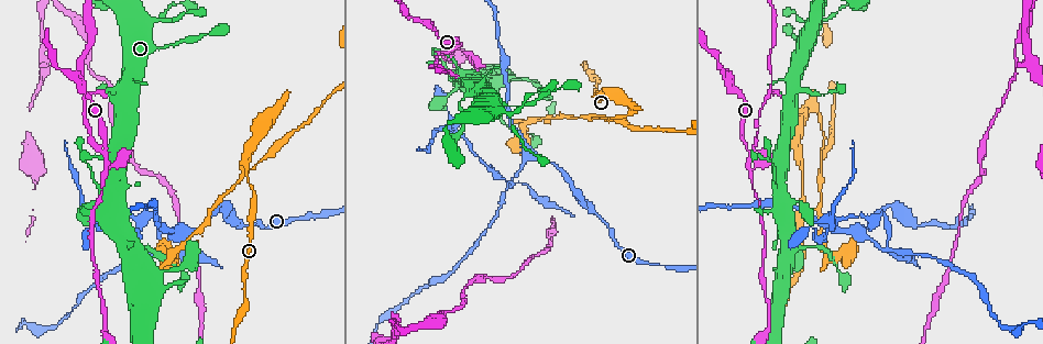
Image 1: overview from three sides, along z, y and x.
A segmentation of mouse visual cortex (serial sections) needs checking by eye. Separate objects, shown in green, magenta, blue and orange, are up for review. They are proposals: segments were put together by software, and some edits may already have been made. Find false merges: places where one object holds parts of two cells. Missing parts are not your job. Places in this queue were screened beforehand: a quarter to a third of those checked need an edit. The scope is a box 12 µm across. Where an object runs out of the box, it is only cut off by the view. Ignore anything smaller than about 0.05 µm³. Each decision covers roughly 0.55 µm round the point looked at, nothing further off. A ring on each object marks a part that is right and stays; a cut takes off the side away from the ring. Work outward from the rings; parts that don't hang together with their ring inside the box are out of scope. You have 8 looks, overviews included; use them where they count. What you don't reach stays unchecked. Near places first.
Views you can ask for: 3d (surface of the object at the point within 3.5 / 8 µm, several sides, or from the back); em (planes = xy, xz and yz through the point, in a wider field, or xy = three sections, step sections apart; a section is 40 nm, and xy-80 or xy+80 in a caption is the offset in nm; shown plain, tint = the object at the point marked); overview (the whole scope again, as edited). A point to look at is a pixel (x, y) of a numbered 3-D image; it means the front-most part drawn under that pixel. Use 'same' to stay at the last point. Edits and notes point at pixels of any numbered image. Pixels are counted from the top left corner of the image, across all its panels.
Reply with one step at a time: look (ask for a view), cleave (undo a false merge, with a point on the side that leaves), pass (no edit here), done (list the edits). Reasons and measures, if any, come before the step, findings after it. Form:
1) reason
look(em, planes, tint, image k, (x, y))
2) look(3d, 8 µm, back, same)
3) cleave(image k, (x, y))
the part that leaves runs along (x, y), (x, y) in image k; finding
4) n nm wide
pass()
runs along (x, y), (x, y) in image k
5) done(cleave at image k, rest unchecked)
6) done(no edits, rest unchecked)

a narrow waist
look(3d, 3.5 µm, image 1, (171, 43))

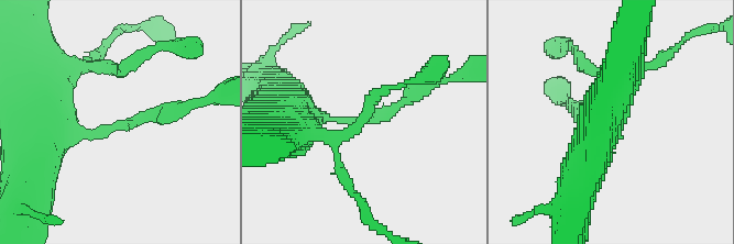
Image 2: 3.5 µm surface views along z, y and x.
arms of 150, 350 nm
look(em, xy, step 1, tint, image 2, (113, 126))

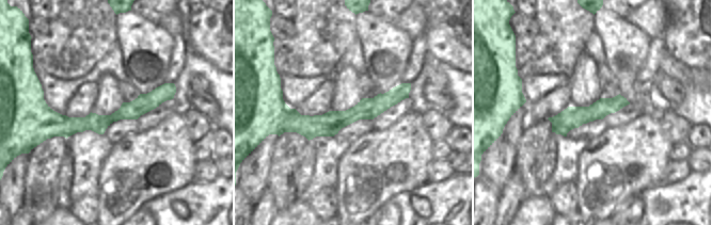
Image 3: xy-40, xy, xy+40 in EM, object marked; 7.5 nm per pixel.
pass()
runs along (44, 134), (98, 134), (176, 110) in image 2; one cell here

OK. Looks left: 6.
abrupt turn
look(3d, 3.5 µm, back, image 1, (278, 110))

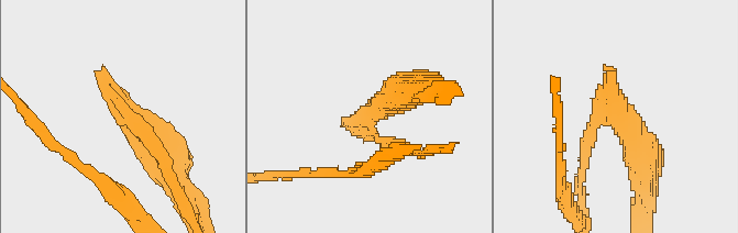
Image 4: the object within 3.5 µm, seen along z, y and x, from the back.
now the EM
look(em, planes, tint, image 4, (372, 132))

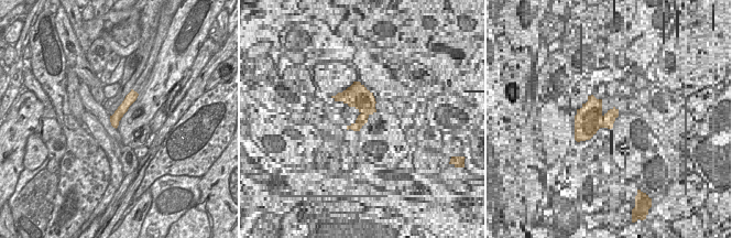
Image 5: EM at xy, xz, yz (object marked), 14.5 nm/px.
160 nm wide
cleave(image 4, (583, 146))
the part that leaves runs along (606, 118), (592, 121), (581, 191) in image 4; two cells meet here

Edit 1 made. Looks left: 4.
look(overview)

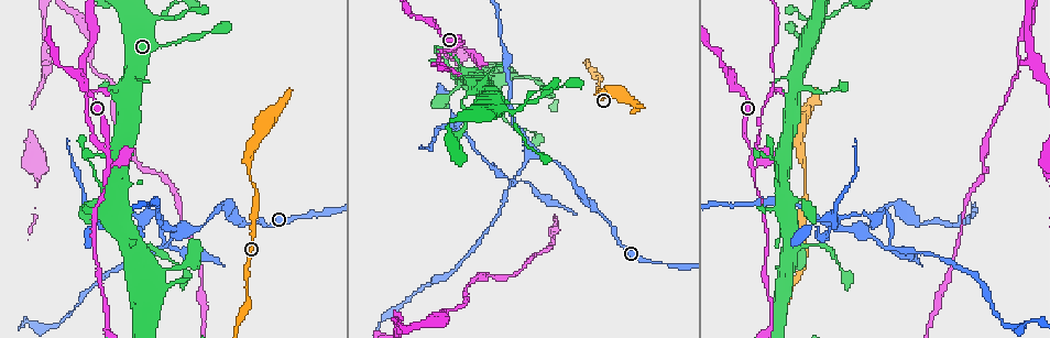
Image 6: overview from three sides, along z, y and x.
abrupt turn
look(3d, 3.5 µm, image 6, (577, 186))

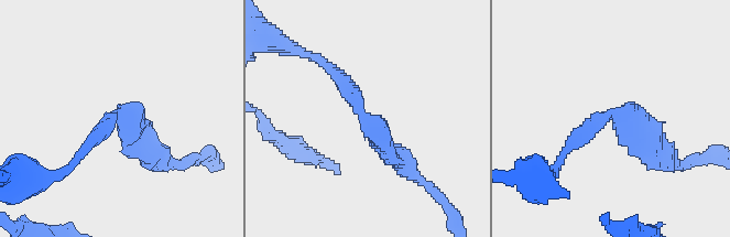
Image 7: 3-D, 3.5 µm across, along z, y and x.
arms of 250, 300 nm; now the EM
look(em, xy, step 3, tint, image 7, (364, 119))

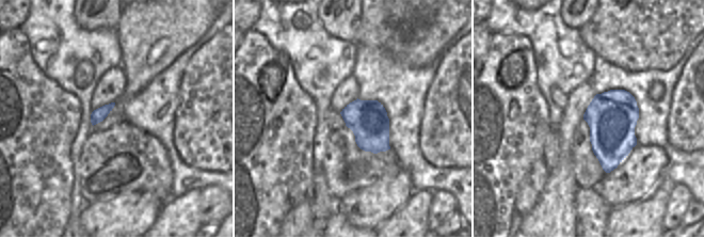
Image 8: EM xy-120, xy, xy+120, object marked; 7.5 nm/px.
look(em, xy, step 1, tint, same)

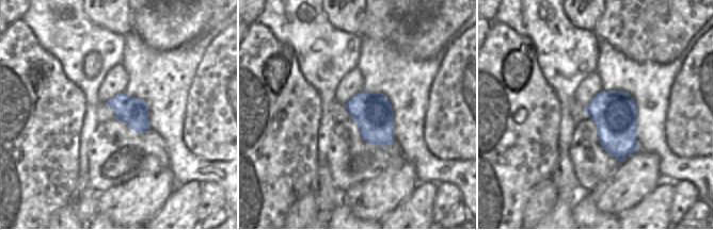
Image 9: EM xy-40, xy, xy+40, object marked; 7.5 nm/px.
pass()
runs along (400, 162), (329, 68) in image 7; continuous, no second cell

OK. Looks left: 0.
done(cleave at image 4, rest unchecked)

